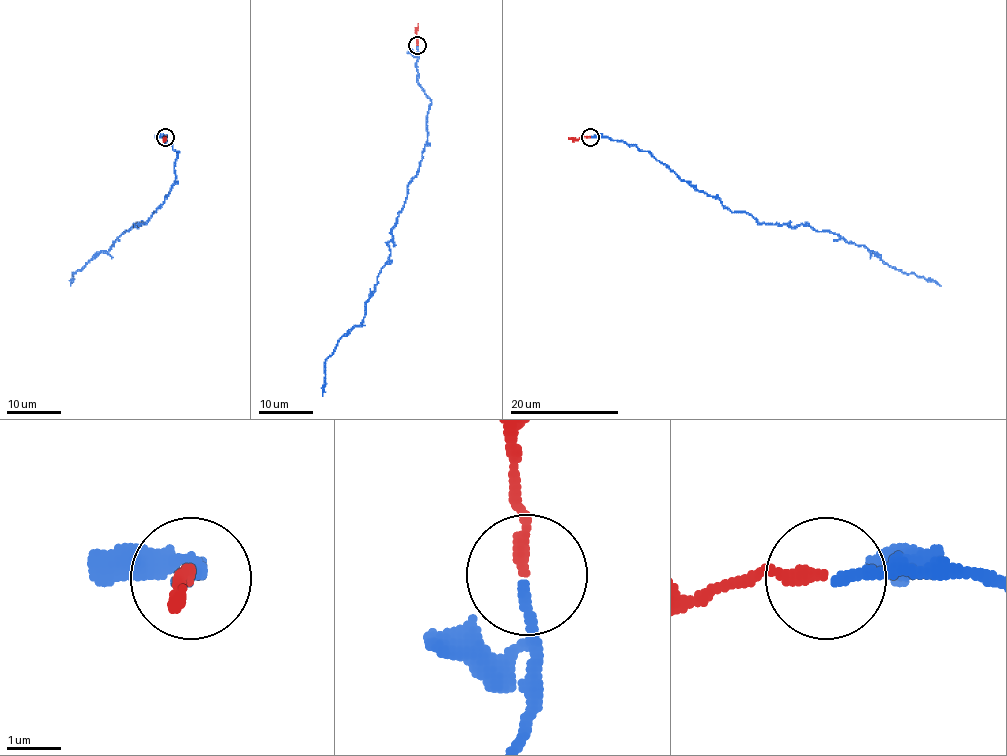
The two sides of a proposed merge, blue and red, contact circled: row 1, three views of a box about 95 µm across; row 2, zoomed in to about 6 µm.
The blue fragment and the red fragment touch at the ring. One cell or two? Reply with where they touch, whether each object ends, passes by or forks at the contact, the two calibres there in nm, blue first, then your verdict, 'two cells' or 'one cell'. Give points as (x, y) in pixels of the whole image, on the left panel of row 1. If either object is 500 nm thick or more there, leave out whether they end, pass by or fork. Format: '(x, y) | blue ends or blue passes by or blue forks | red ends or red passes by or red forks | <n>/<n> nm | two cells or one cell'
(165, 137) | blue ends | red ends | 190/240 nm | one cell

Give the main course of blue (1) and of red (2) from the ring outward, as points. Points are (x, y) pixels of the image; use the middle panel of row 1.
1: (418, 46), (418, 80), (431, 103), (427, 143), (363, 321), (327, 359), (322, 396)
2: (418, 45), (418, 23)

